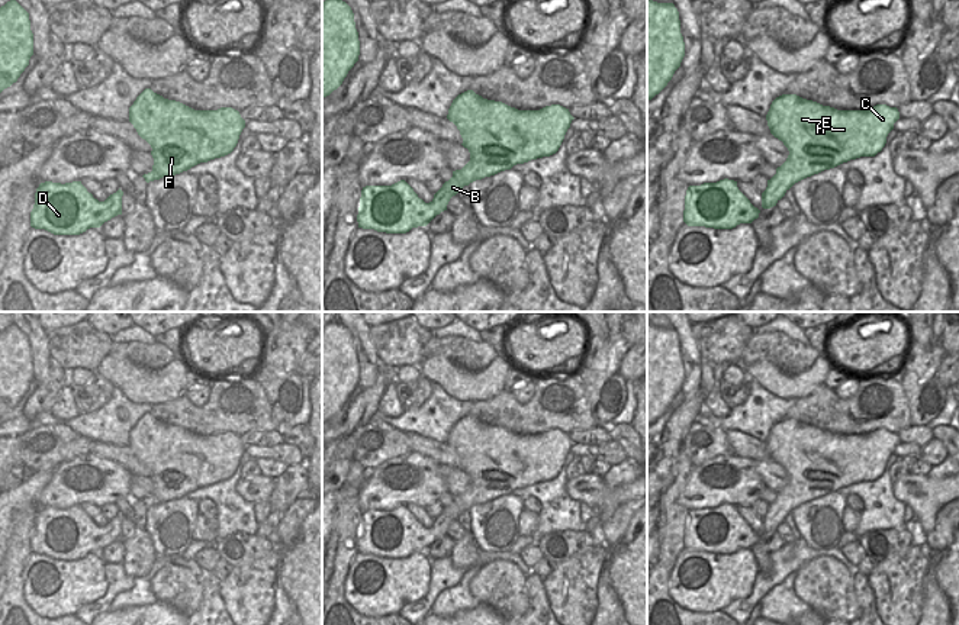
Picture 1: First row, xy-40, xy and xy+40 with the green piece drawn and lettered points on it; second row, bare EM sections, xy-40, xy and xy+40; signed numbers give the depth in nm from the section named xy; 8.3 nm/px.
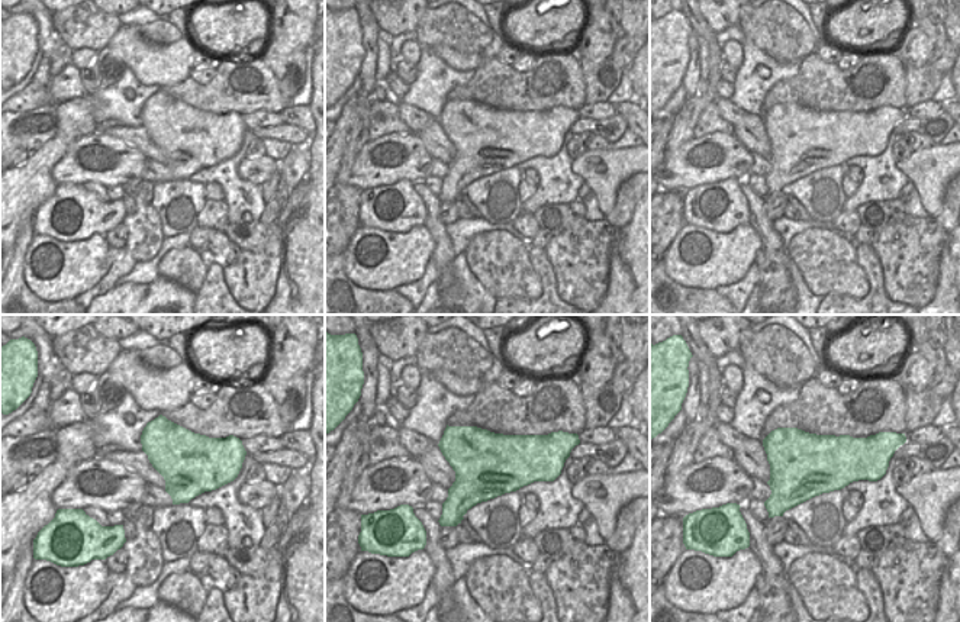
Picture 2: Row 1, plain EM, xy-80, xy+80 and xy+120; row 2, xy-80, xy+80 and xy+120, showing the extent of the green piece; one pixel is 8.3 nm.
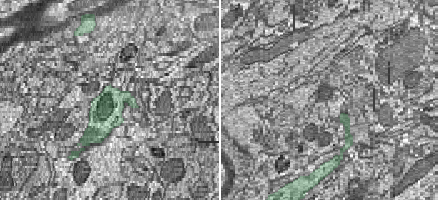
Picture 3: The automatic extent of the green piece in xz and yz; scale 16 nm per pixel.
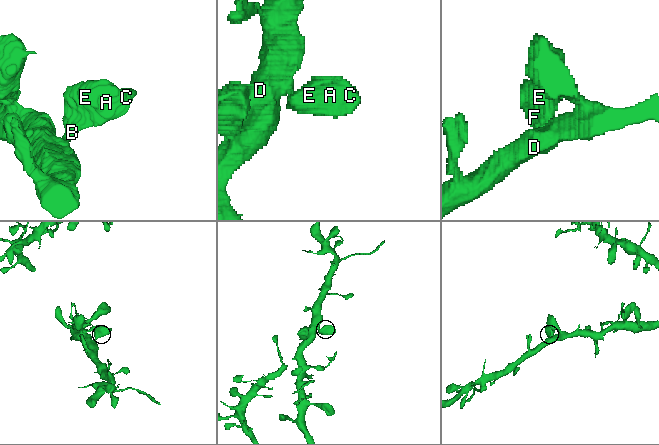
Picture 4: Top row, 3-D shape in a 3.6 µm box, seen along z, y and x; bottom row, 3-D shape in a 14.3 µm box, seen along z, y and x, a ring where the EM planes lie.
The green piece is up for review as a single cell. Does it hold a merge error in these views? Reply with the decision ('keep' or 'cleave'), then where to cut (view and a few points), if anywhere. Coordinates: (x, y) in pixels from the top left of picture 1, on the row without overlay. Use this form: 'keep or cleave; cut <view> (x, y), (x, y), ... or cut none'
keep; cut none

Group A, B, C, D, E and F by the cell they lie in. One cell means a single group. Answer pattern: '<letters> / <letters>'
A B C D E F

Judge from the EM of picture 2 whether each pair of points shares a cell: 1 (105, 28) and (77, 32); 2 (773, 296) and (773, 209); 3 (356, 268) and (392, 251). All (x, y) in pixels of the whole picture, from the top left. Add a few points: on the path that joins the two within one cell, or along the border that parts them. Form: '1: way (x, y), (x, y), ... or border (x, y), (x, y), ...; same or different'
1: way (97, 28), (84, 28); same
2: border (763, 197), (763, 209), (772, 222); different
3: way (366, 268), (373, 270), (386, 260); same

